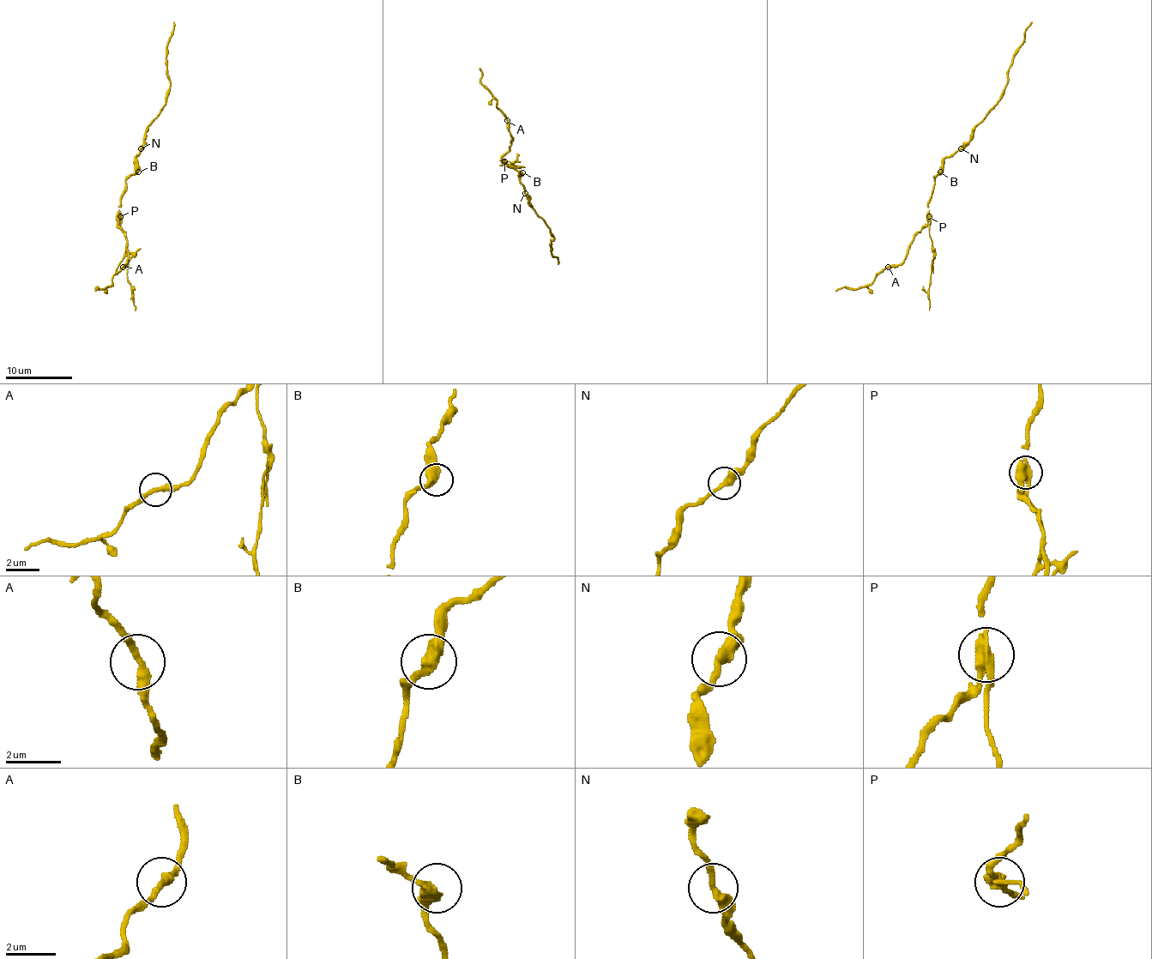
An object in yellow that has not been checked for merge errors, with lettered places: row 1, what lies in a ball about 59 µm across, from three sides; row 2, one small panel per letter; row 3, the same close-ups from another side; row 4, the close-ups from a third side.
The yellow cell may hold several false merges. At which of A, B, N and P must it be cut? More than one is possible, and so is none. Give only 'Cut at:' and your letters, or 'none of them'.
Cut at: N, P

